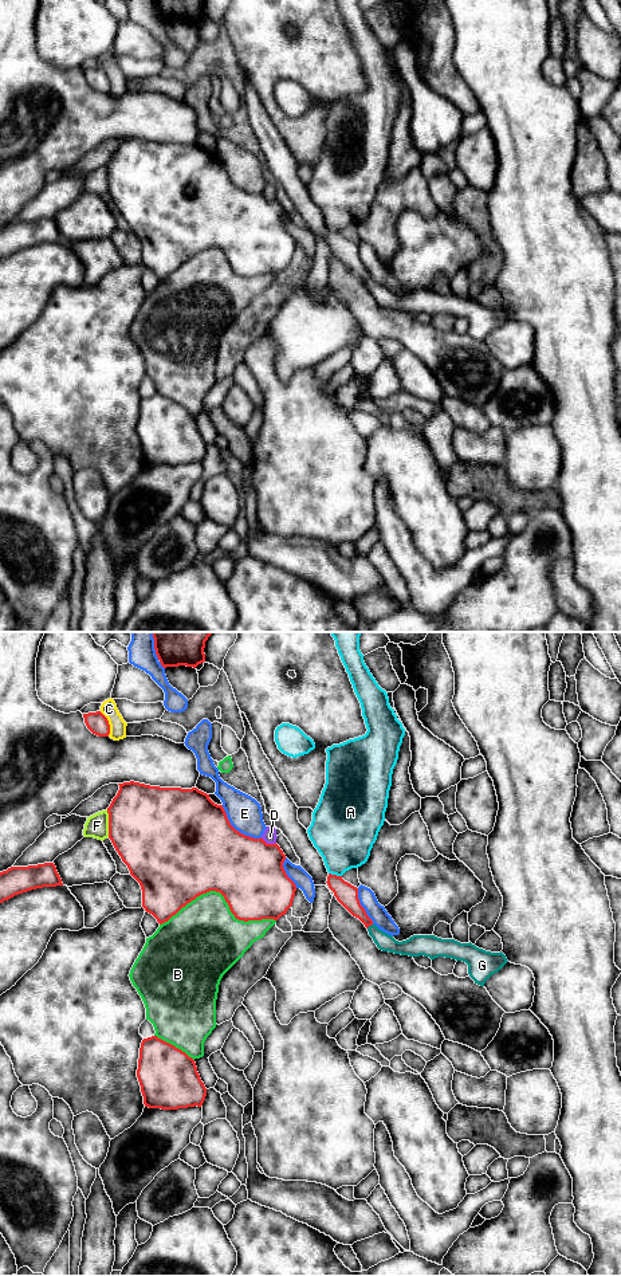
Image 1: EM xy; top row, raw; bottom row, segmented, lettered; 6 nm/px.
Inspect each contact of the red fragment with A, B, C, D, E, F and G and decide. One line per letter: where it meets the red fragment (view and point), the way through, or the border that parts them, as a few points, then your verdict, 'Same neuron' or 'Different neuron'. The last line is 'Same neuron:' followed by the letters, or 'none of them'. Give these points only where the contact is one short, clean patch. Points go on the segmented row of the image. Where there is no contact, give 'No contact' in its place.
A: Touches red at xy (335, 875). Different neuron
B: Touches red at xy (221, 894). Different neuron
C: Touches red at xy (107, 723). Different neuron
D: Touches red at xy (268, 844). Different neuron
E: Touches red at xy (235, 829). Different neuron
F: Touches red at xy (109, 823). Different neuron
G: Touches red at xy (369, 925). Path across: xy (346, 894), (352, 905), (369, 925), (385, 942). Same neuron
Same neuron: G

